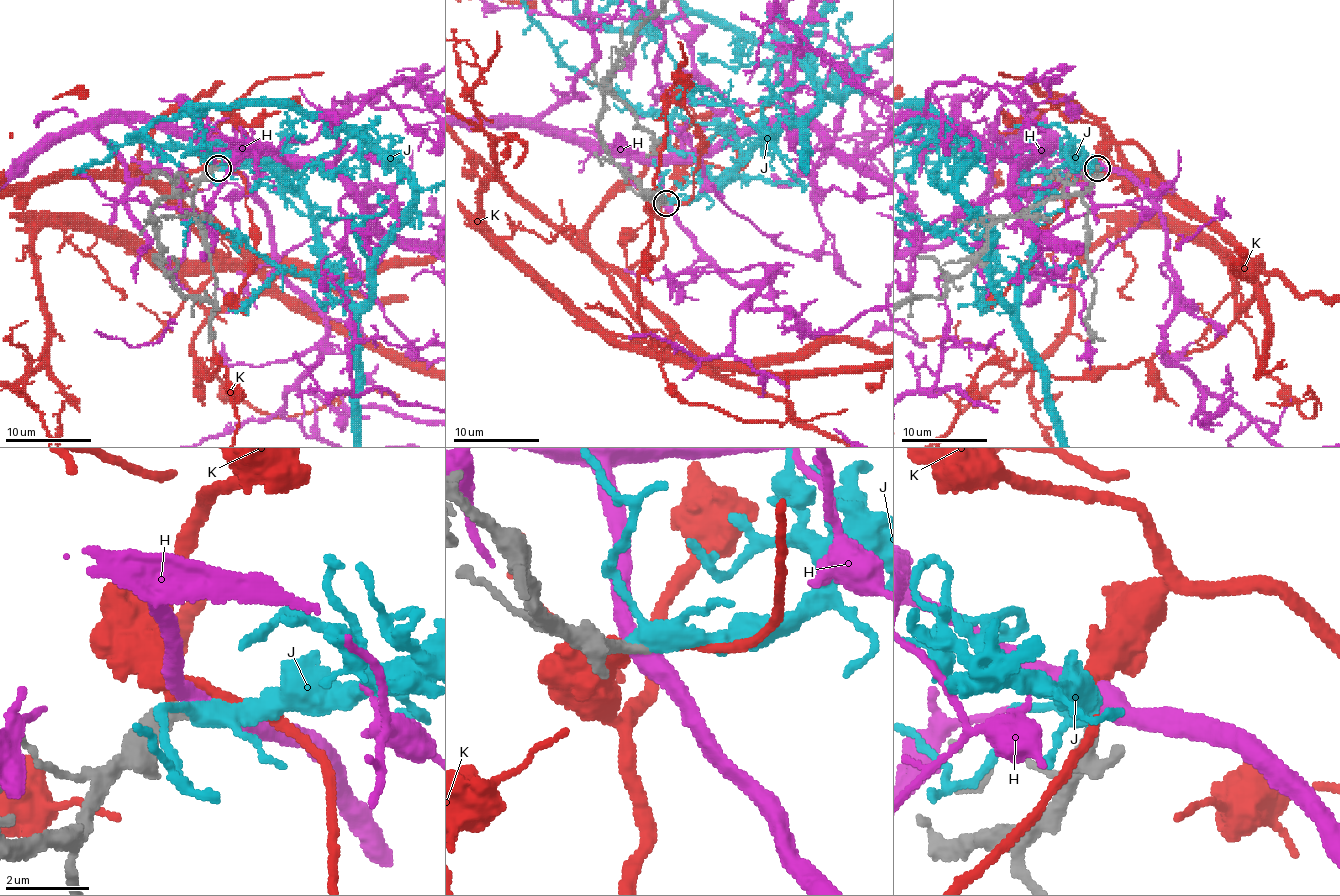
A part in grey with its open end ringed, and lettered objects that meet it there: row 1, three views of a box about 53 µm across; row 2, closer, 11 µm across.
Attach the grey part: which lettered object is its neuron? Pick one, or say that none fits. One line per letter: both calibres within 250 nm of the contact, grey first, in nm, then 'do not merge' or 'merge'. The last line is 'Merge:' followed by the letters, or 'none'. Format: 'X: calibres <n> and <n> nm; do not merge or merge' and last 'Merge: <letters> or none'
H: calibres 380 and 480 nm; do not merge
J: calibres 400 and 360 nm; merge
K: calibres 440 and 400 nm; do not merge
Merge: J

